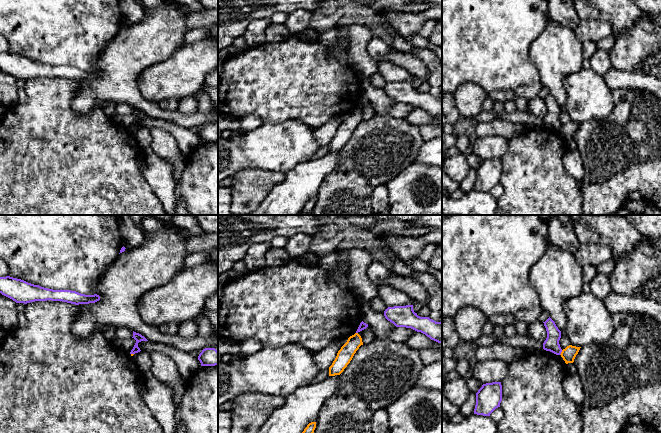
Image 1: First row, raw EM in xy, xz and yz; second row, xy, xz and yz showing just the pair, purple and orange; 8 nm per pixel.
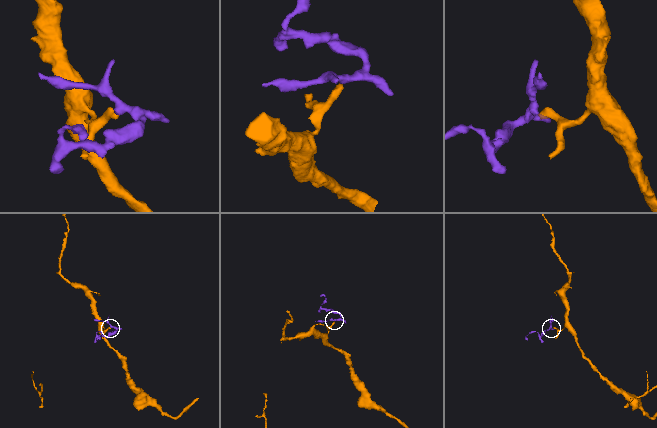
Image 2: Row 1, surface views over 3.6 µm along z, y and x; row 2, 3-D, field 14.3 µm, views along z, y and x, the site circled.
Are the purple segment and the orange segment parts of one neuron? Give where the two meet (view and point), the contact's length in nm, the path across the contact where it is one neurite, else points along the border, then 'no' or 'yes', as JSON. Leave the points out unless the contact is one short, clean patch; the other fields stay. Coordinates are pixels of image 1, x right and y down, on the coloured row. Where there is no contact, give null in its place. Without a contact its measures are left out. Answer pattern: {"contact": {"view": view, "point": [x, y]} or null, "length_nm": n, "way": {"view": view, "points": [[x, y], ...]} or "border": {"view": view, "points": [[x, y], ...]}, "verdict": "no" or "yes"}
{"contact": {"view": "yz", "point": [561, 351]}, "length_nm": 50, "border": {"view": "yz", "points": [[562, 350], [559, 354]]}, "verdict": "no"}

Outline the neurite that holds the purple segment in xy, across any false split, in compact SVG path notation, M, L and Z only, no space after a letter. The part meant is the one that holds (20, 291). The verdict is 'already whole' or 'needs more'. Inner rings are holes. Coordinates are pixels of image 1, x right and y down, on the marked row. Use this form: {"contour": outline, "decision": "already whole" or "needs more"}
{"contour": "M10 276L0 277L0 293L16 303L24 304L51 300L79 305L100 300L97 294L85 295L71 290L48 289Z", "decision": "already whole"}

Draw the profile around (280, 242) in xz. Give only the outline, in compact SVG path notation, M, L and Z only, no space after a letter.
M283 236L274 237L270 242L270 246L278 249L285 249L288 243L288 238Z

